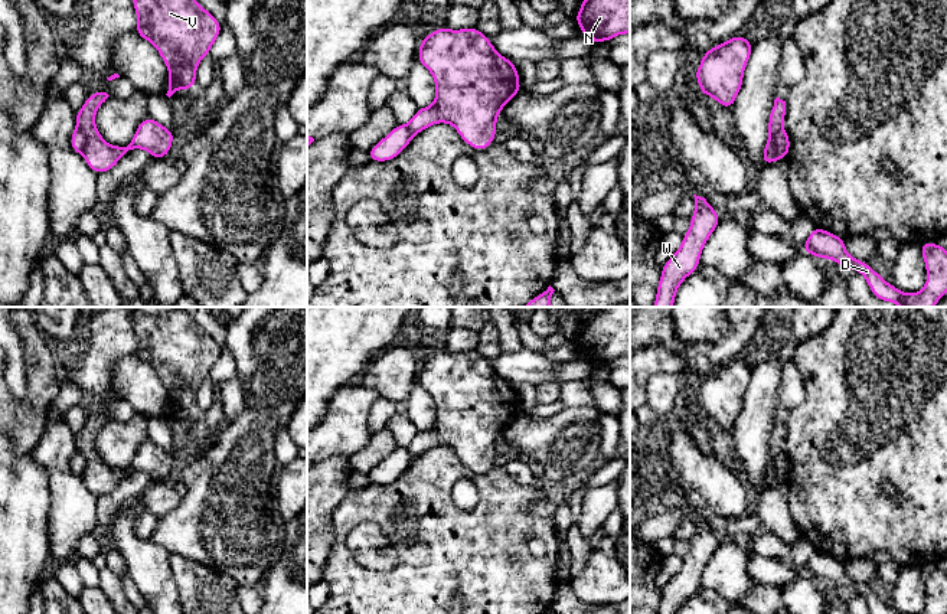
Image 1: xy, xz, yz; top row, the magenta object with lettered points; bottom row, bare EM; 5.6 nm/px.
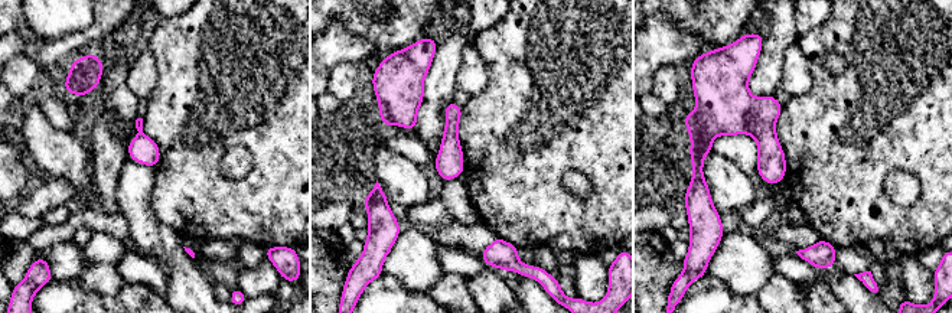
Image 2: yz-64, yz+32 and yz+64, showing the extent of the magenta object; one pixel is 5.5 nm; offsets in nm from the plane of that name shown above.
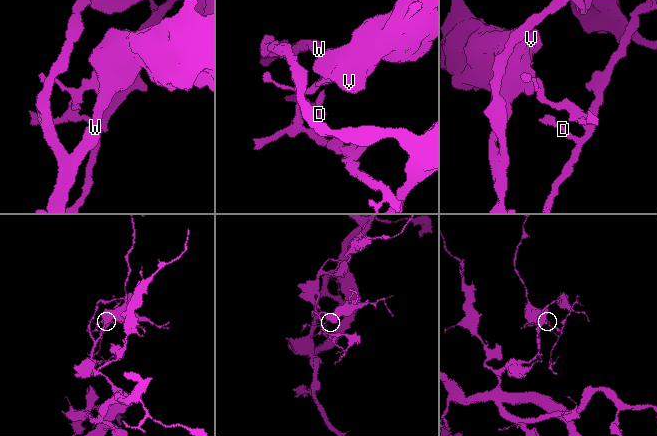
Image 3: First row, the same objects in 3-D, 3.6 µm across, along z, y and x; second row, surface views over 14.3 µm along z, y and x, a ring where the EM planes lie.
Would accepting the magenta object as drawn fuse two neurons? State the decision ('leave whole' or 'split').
split

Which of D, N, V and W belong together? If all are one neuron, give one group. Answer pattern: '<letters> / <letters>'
D / N V W

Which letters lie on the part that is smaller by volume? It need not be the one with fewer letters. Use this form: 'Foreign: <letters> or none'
Foreign: D

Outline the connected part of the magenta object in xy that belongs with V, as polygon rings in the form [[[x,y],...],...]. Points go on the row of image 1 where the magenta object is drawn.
[[[133,0],[138,17],[135,33],[153,43],[169,69],[170,98],[177,89],[195,89],[196,69],[210,53],[210,48],[221,35],[222,25],[196,0]]]

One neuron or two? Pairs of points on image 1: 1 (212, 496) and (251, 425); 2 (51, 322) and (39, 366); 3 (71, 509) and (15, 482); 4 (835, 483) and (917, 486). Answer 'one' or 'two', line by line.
1: one
2: two
3: two
4: one

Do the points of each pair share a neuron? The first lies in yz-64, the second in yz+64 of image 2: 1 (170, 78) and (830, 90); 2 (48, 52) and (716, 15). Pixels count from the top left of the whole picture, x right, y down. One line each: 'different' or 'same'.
1: same
2: same

